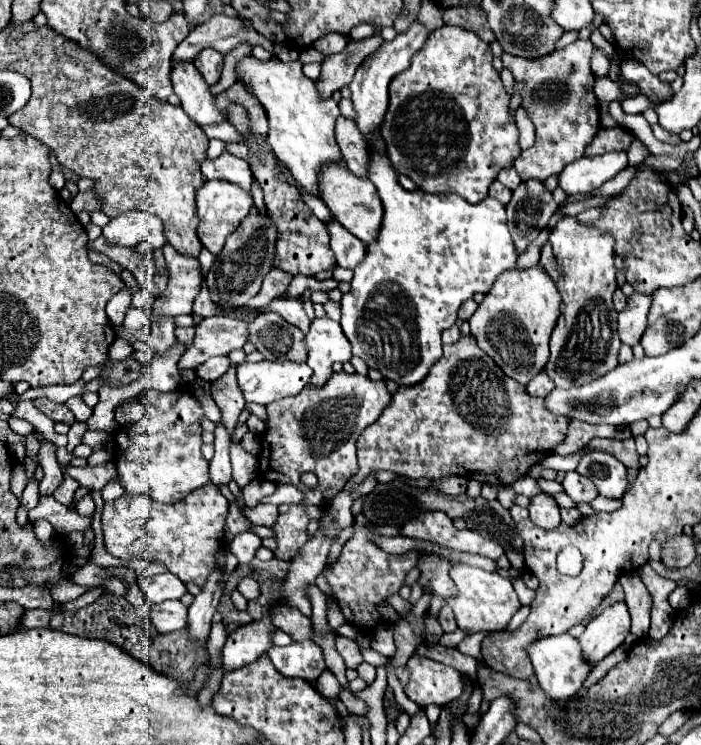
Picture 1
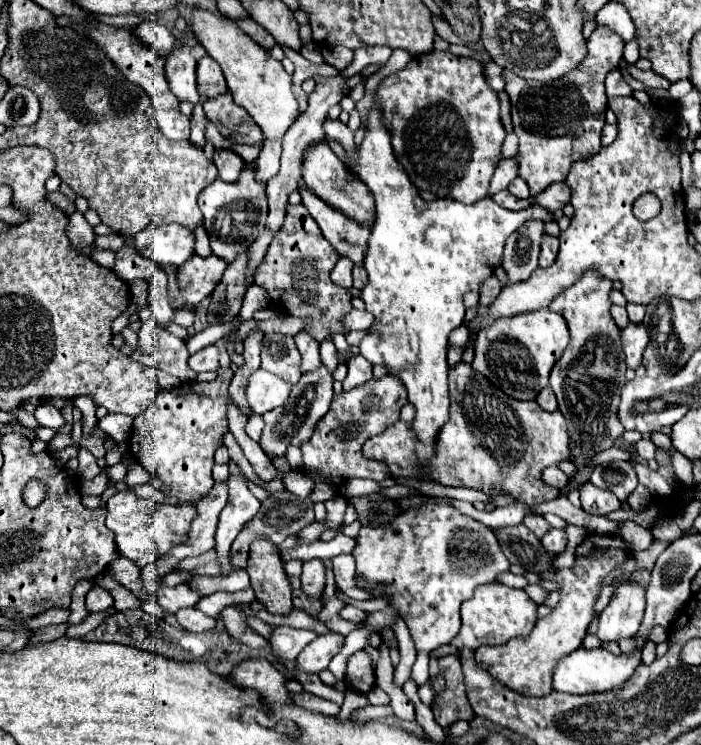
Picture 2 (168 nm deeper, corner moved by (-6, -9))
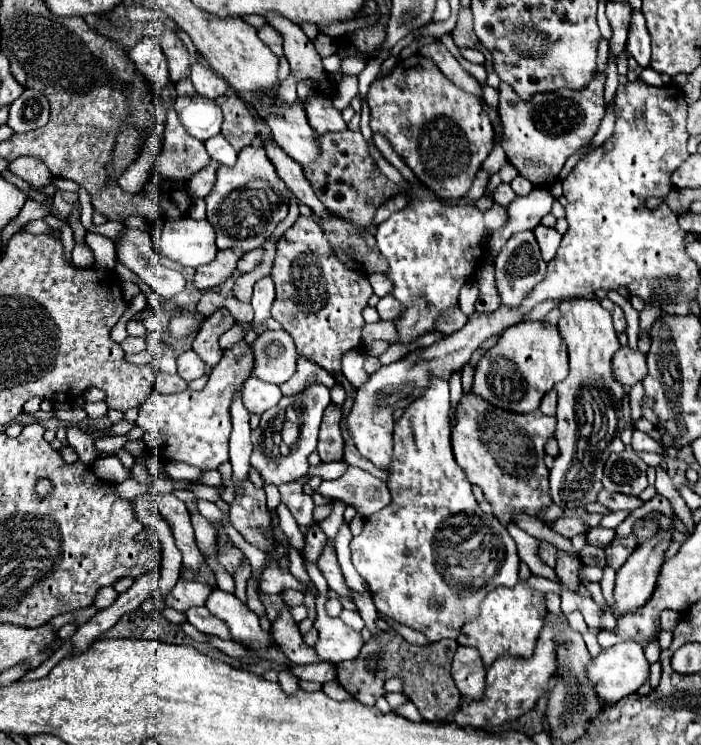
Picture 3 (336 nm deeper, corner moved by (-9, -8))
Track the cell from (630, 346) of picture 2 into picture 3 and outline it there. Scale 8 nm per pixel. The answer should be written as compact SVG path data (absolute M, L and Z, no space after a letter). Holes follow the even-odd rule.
M621 347L615 353L615 357L611 361L611 369L613 369L615 381L623 387L633 387L635 383L639 383L647 377L645 355L639 351L631 351L629 347Z

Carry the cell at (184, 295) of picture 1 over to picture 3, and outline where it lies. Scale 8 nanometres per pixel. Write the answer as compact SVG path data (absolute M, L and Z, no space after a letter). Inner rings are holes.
M223 249L217 253L217 257L211 263L197 267L197 273L195 273L197 289L201 291L213 289L223 281L227 281L229 275L235 271L235 265L241 259L241 255L243 255L241 249Z

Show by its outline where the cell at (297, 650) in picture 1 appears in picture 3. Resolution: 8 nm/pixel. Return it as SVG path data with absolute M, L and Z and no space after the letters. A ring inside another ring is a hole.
M319 591L317 619L315 619L315 629L319 631L319 641L315 645L315 651L319 659L329 663L355 659L363 647L361 631L355 631L353 627L345 625L341 619L329 617L323 609L325 601L327 601L327 593Z

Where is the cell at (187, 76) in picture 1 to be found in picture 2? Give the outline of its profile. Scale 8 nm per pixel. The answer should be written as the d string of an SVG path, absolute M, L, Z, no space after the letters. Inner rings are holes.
M182 44L174 54L168 56L166 62L166 78L170 90L180 102L200 102L198 86L196 86L196 60L190 54L190 46Z

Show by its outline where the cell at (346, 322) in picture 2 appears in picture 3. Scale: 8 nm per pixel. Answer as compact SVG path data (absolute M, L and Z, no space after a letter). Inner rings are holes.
M387 295L379 301L377 311L383 321L395 321L395 317L399 317L399 313L403 313L403 305L399 305L399 301L395 301L395 297Z

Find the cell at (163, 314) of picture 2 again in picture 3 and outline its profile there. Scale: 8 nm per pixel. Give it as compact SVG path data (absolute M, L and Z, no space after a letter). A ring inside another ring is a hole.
M125 227L115 247L119 261L159 295L177 295L185 289L183 275L161 265L159 253L151 249L151 235L147 231Z

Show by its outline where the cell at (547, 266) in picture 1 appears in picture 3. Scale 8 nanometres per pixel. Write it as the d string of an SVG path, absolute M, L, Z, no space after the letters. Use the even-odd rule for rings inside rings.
M537 225L537 227L533 229L533 233L535 233L537 243L539 243L539 247L541 247L543 259L545 259L545 261L551 261L551 259L555 257L555 253L557 253L559 243L561 243L561 235L559 235L555 229L549 229L549 227L545 227L545 225Z

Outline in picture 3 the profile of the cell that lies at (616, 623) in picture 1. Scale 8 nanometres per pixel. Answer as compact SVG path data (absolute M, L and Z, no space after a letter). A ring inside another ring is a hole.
M659 527L659 533L653 535L651 539L647 539L647 541L639 543L637 549L625 561L625 565L617 571L617 581L615 581L615 607L613 607L615 617L619 617L625 611L635 611L635 609L643 607L651 599L651 593L655 589L655 581L657 581L659 569L661 569L661 565L665 561L665 551L669 549L669 545L673 541L671 539L671 531L673 531L673 527Z

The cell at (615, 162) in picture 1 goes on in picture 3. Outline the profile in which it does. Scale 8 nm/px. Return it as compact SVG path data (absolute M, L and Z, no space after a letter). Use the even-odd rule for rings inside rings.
M535 187L527 197L515 197L515 201L511 201L507 209L507 225L503 225L503 229L499 229L499 233L491 235L489 241L489 253L495 257L499 253L499 249L503 247L503 243L507 243L507 239L513 233L519 231L527 231L527 229L535 229L541 219L551 211L555 197L549 193L549 189L539 189Z

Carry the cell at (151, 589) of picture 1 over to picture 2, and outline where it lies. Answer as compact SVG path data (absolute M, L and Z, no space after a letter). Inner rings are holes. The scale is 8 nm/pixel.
M178 584L178 586L174 586L174 588L162 588L162 590L158 590L158 592L154 594L154 598L156 598L157 603L162 606L166 612L170 612L170 614L174 614L174 612L180 610L180 608L194 606L194 604L200 600L200 596L198 596L194 590L190 590L188 584Z

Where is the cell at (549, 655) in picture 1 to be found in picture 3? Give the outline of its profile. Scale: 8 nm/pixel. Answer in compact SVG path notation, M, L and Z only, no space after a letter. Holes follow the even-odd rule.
M625 641L611 649L603 649L599 657L593 659L593 663L587 667L589 679L597 691L597 695L605 703L621 701L627 695L633 695L649 677L649 663L643 655L643 647L637 641Z

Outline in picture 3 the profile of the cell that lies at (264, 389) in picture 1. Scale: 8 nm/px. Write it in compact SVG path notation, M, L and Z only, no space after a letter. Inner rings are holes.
M251 375L243 383L243 405L247 405L249 413L261 415L263 411L275 407L279 403L279 399L281 399L279 387L273 383L261 381L255 375Z

